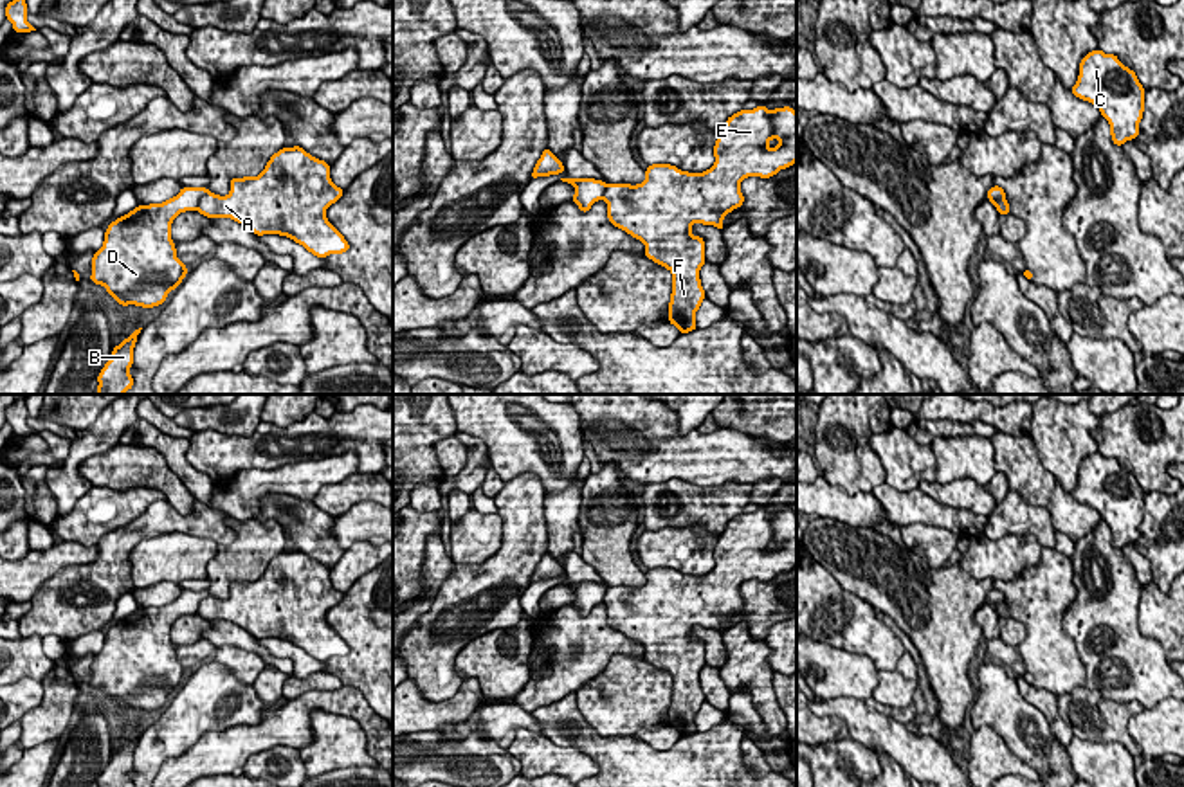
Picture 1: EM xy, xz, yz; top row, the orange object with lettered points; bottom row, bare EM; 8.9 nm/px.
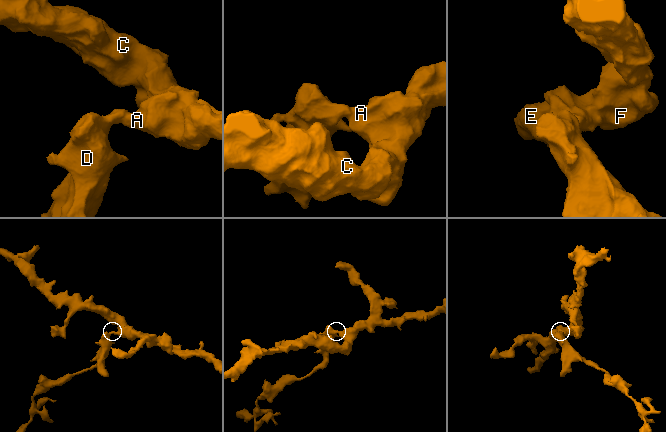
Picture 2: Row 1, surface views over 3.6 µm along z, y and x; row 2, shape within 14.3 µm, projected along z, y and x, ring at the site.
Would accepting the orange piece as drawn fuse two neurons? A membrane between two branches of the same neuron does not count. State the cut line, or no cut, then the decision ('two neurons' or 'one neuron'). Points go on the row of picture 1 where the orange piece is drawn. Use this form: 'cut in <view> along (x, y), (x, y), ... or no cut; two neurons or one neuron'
cut in xy along (208, 191), (195, 209); two neurons

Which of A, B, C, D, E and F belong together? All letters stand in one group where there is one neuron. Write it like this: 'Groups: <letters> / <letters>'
Groups: A C E F / B D

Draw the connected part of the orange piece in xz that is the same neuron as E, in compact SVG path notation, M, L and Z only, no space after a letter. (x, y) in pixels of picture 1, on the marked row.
M764 104L741 110L726 119L714 146L715 162L703 173L681 171L670 164L652 164L645 169L642 184L607 184L604 200L607 220L640 240L645 256L672 272L672 294L669 303L669 322L681 335L697 330L696 312L705 290L699 270L705 265L705 240L692 236L692 225L714 225L721 231L723 220L744 202L741 182L748 176L770 178L797 162L797 112L791 106L768 110Z

